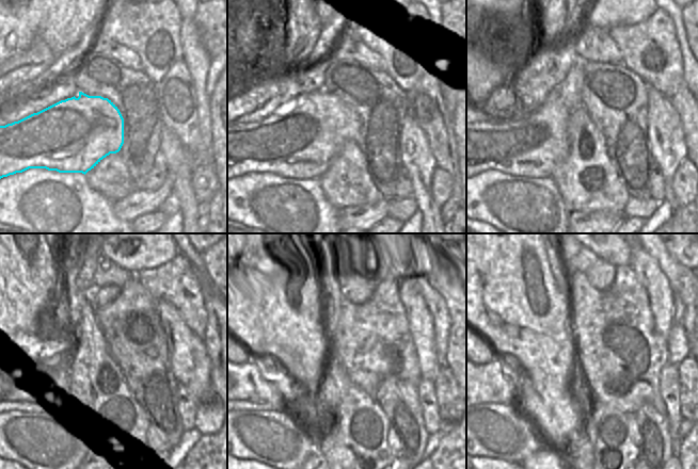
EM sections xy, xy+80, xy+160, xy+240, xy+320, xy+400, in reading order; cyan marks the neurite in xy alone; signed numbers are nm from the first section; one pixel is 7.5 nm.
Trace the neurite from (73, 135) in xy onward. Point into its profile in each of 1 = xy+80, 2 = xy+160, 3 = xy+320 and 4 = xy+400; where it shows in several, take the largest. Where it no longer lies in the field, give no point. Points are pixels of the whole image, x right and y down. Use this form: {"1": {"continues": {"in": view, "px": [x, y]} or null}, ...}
{"1": {"continues": {"in": "xy+80", "px": [301, 144]}}, "2": {"continues": {"in": "xy+160", "px": [532, 145]}}, "3": {"continues": {"in": "xy+320", "px": [249, 387]}}, "4": {"continues": {"in": "xy+400", "px": [492, 383]}}}

